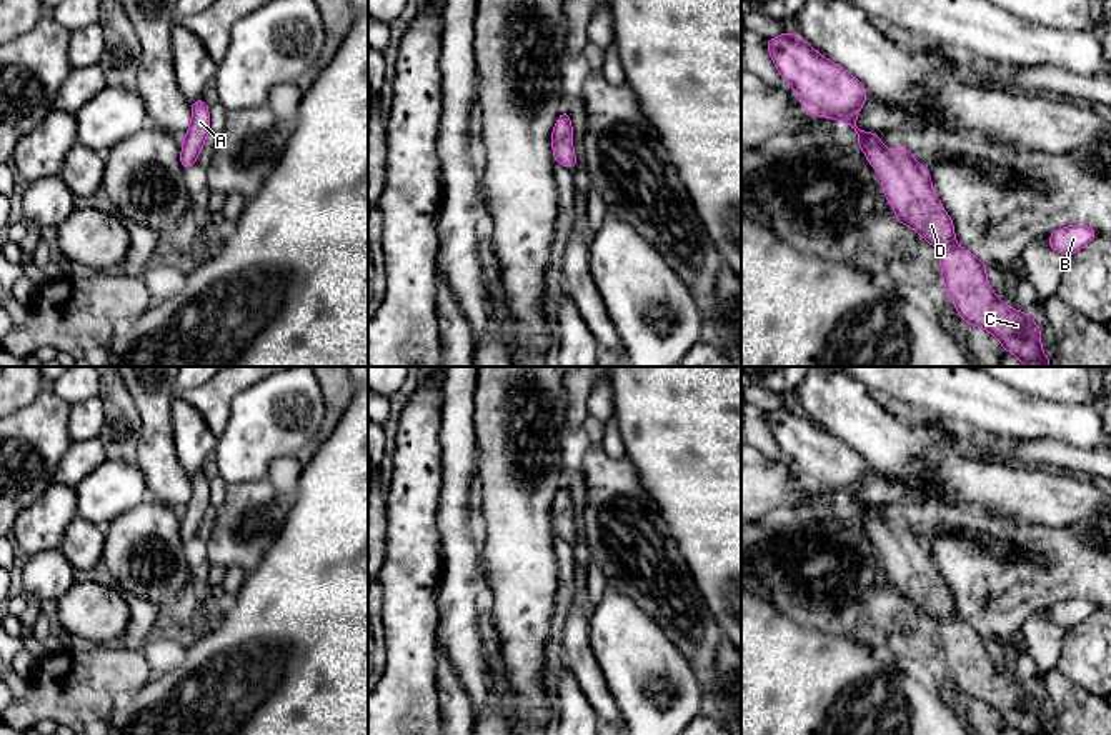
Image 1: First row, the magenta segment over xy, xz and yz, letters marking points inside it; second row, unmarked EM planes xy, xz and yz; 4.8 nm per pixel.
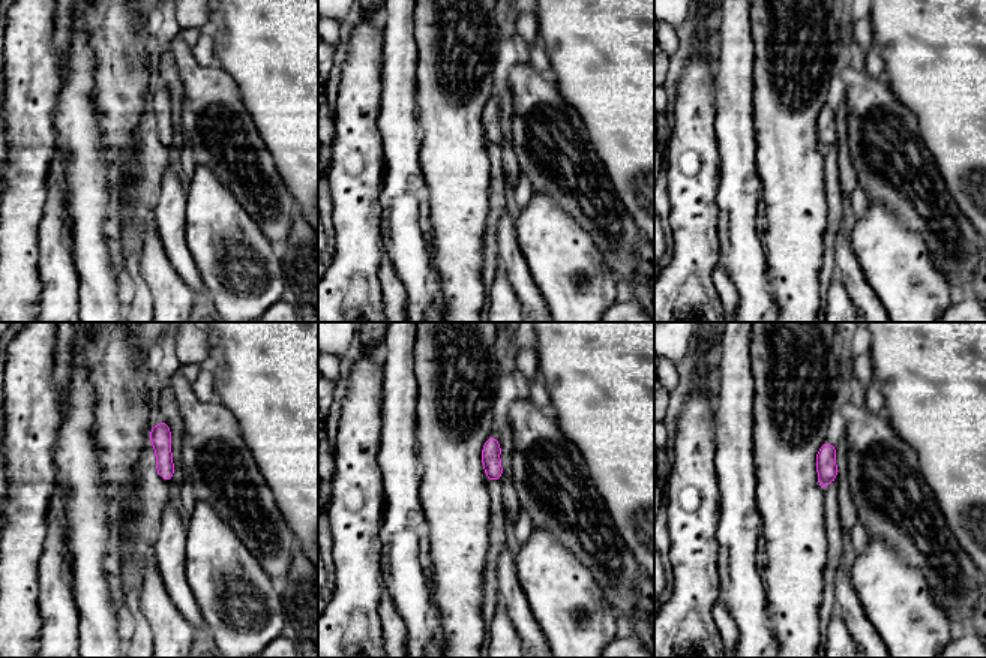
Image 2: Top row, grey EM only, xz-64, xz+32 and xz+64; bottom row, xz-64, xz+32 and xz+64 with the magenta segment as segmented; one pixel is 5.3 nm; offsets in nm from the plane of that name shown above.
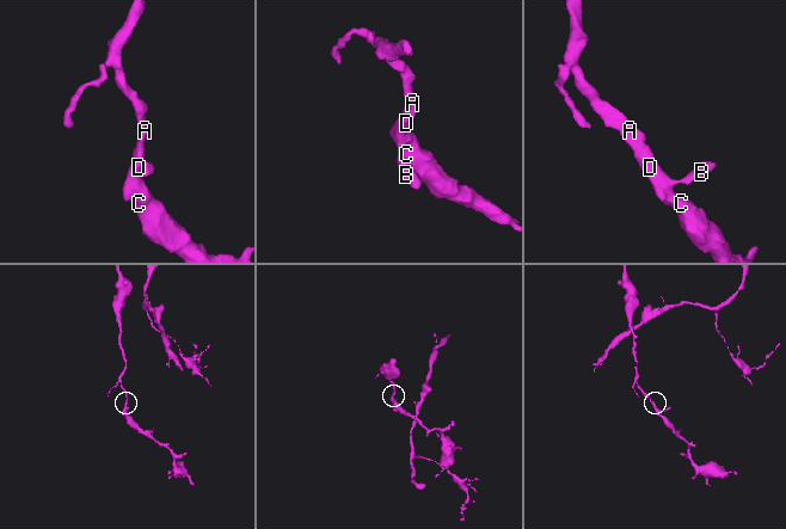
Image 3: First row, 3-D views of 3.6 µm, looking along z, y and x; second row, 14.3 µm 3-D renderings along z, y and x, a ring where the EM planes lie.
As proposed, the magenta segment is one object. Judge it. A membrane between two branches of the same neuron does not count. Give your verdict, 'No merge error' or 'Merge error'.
No merge error

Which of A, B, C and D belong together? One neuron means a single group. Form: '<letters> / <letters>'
A B C D

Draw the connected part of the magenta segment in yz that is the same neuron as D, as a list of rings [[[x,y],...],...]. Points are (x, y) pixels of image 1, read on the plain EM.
[[[790,405],[768,413],[766,420],[805,485],[846,495],[858,507],[856,518],[883,553],[884,573],[891,577],[898,598],[909,598],[938,622],[944,663],[961,693],[988,703],[1021,735],[1053,735],[1041,722],[1041,702],[1026,685],[1001,675],[988,657],[986,638],[956,617],[953,593],[934,567],[928,542],[906,518],[888,523],[879,515],[881,507],[856,500],[866,460]]]

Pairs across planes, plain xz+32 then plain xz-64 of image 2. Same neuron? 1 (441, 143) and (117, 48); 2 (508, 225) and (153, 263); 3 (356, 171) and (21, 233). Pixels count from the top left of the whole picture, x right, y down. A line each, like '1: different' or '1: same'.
1: same
2: different
3: same

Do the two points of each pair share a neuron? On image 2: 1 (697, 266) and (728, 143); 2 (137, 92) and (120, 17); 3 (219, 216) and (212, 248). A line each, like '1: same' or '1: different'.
1: different
2: same
3: same

